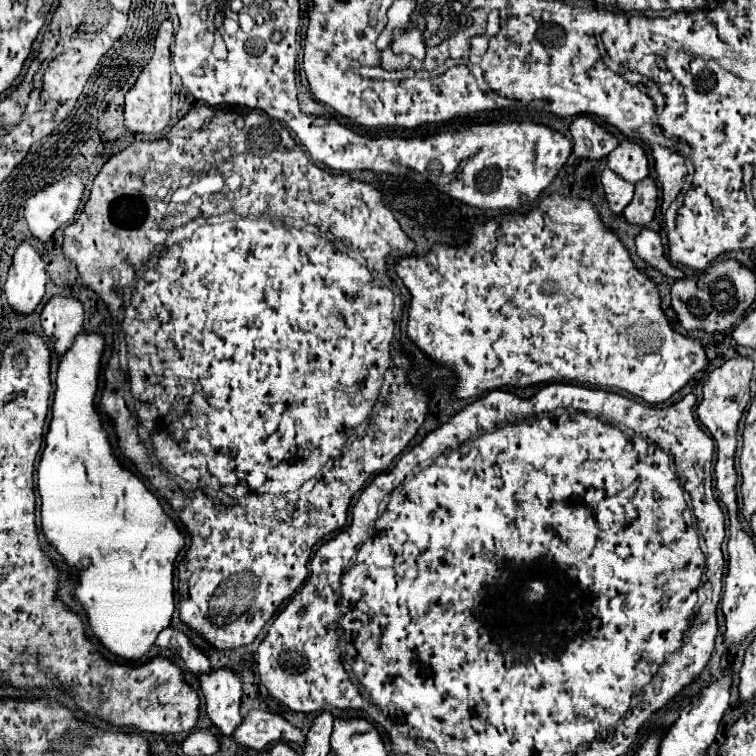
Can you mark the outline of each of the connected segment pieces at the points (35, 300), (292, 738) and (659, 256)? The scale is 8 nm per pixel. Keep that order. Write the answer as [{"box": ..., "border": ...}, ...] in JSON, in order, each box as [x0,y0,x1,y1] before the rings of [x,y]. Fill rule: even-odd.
[{"box":[5,243,45,315],"border":[[[21,243],[13,255],[5,297],[19,315],[31,315],[45,295],[45,261],[29,243]]]},{"box":[233,711,305,751],"border":[[[249,711],[239,729],[233,733],[233,739],[241,747],[249,747],[255,751],[263,751],[271,743],[291,743],[297,747],[305,745],[305,737],[297,727],[281,719],[279,715],[267,711]]]},{"box":[635,227,685,279],"border":[[[643,227],[641,233],[635,237],[635,245],[637,245],[637,255],[639,255],[647,265],[651,265],[653,269],[657,269],[659,273],[663,273],[663,275],[667,275],[667,277],[671,277],[671,279],[683,279],[683,277],[685,277],[685,273],[683,273],[679,267],[671,265],[671,263],[665,259],[661,237],[659,237],[655,231]]]}]

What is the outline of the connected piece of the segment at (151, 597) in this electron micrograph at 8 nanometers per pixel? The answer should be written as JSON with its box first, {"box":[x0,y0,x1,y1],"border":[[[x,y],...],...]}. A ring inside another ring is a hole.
{"box":[37,331,185,661],"border":[[[81,331],[79,337],[75,337],[75,343],[71,345],[71,351],[67,351],[59,363],[59,373],[57,373],[57,389],[55,389],[55,397],[53,397],[53,419],[45,437],[45,449],[39,461],[39,469],[37,469],[37,487],[39,487],[39,495],[41,495],[41,529],[43,529],[43,537],[45,543],[51,545],[57,555],[61,557],[61,561],[75,573],[77,577],[77,589],[75,589],[75,599],[77,603],[83,607],[87,619],[89,619],[89,627],[93,631],[93,635],[97,637],[97,641],[107,647],[109,653],[113,653],[115,657],[121,657],[125,661],[141,661],[155,645],[157,635],[169,627],[173,611],[175,611],[175,601],[173,601],[173,567],[175,567],[175,559],[179,555],[179,551],[185,545],[183,535],[179,533],[175,521],[165,515],[165,511],[161,509],[161,503],[157,501],[157,497],[145,487],[145,483],[133,475],[129,469],[125,469],[123,465],[119,465],[107,433],[103,431],[101,425],[101,417],[95,409],[95,393],[97,393],[97,377],[99,377],[99,359],[103,353],[103,337],[95,335],[95,333],[85,333]]]}

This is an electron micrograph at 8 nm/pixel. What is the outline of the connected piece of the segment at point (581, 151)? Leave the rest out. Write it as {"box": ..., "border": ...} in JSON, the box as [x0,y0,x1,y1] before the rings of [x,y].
{"box":[569,117,619,159],"border":[[[589,117],[575,119],[569,131],[573,139],[573,153],[583,159],[605,159],[619,145],[609,131],[599,127]]]}

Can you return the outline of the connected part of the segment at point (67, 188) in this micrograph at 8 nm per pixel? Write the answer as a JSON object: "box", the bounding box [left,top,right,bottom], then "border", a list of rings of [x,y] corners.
{"box":[25,175,83,243],"border":[[[73,175],[37,191],[25,205],[25,221],[31,237],[39,243],[49,243],[59,227],[71,225],[83,189],[81,179]]]}

